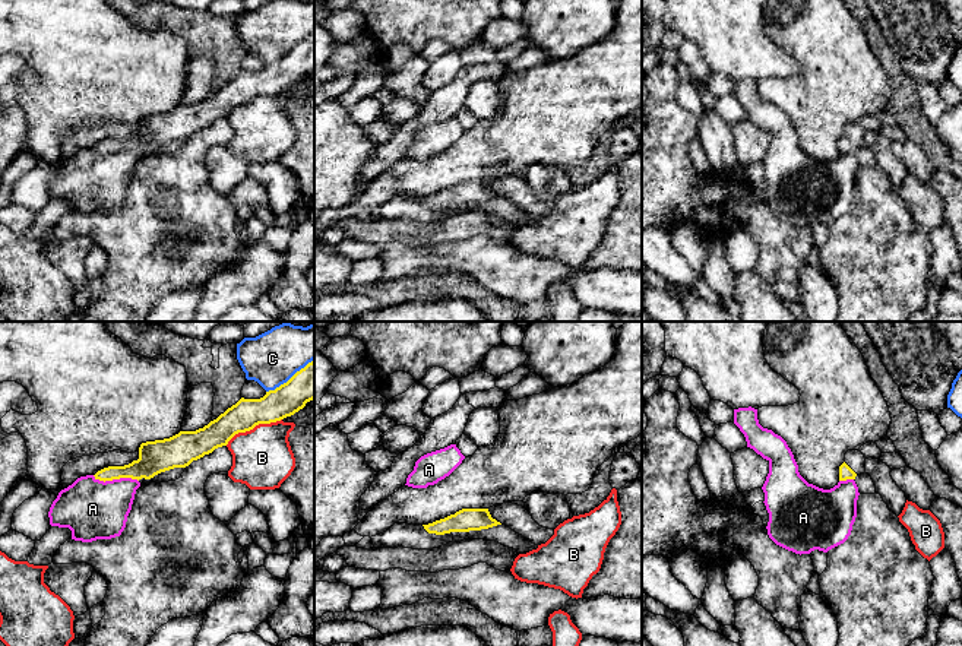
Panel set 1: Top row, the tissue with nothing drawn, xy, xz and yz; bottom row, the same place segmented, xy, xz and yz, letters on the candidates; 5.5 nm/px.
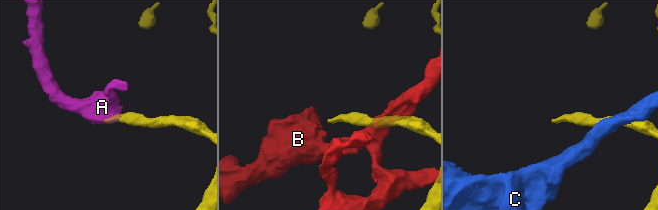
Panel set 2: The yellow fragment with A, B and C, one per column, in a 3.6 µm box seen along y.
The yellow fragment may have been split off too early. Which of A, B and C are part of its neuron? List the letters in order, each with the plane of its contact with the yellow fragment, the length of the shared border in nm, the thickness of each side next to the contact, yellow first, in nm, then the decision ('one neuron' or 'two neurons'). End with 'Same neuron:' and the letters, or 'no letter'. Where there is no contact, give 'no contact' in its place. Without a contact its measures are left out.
A: meets yellow in xy; contact 260 nm long; 180 nm thick on the yellow side, 320 nm on the other; one neuron
B: meets yellow in xy; contact 340 nm long; 170 nm thick on the yellow side, 340 nm on the other; two neurons
C: meets yellow in xy; contact 320 nm long; 190 nm thick on the yellow side, 300 nm on the other; two neurons
Same neuron: A

